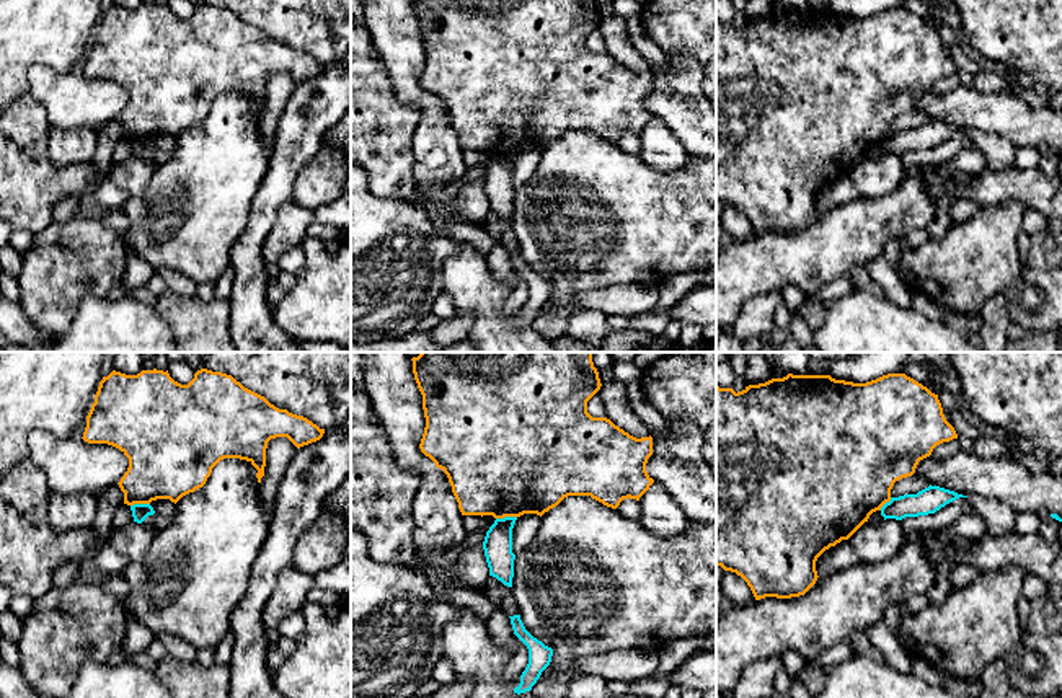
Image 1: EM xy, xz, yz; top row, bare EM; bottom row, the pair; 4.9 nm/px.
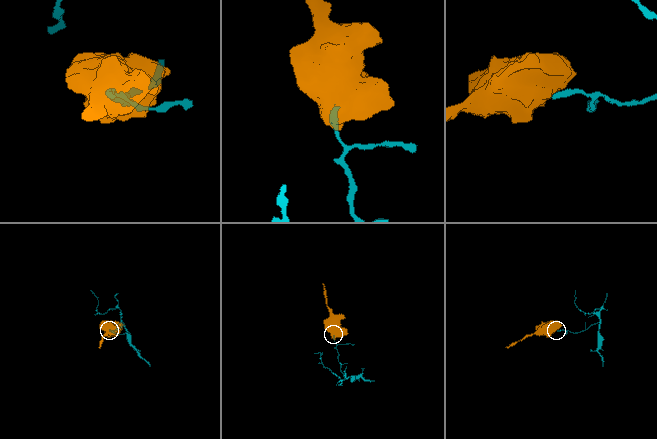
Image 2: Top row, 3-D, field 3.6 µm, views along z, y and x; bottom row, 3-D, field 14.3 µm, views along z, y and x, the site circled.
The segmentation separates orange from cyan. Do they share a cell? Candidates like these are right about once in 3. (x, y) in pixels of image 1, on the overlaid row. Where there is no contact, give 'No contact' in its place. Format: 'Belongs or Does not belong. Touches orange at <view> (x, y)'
Does not belong. Touches orange at xz (506, 516)

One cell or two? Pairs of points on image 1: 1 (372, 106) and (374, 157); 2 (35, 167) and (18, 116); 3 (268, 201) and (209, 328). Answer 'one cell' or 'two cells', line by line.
1: one cell
2: one cell
3: two cells

